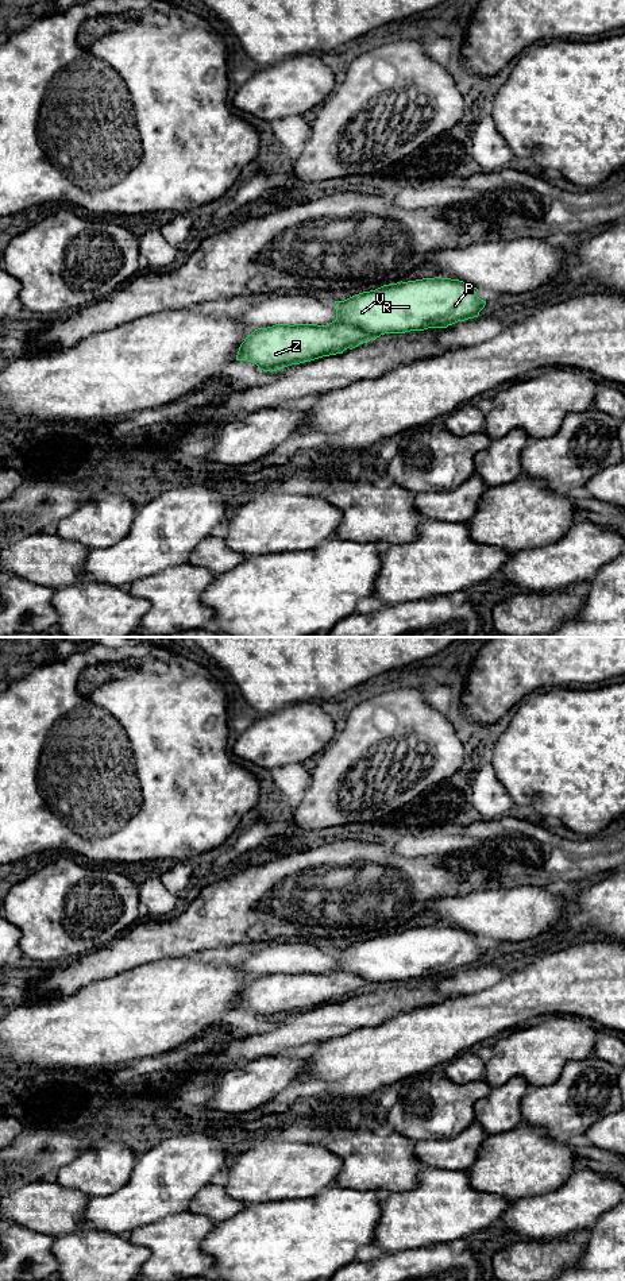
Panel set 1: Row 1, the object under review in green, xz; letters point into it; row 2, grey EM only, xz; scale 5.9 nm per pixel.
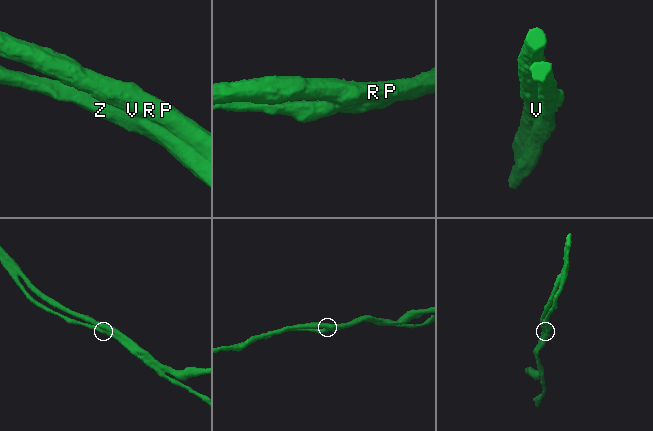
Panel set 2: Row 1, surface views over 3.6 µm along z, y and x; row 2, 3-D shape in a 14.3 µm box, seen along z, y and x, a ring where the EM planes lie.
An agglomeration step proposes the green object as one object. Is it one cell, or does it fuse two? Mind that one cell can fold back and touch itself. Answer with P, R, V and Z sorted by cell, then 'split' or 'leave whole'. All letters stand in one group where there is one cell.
P R V Z | leave whole

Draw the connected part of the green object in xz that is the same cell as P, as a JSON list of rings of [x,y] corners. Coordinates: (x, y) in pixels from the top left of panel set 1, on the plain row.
[[[441,925],[383,933],[344,949],[335,949],[336,968],[327,973],[275,972],[255,977],[240,992],[236,1008],[252,1010],[263,1019],[277,1019],[292,1012],[343,1002],[347,996],[352,998],[385,981],[447,976],[479,964],[486,949],[481,948],[477,939],[477,935],[463,929]]]

